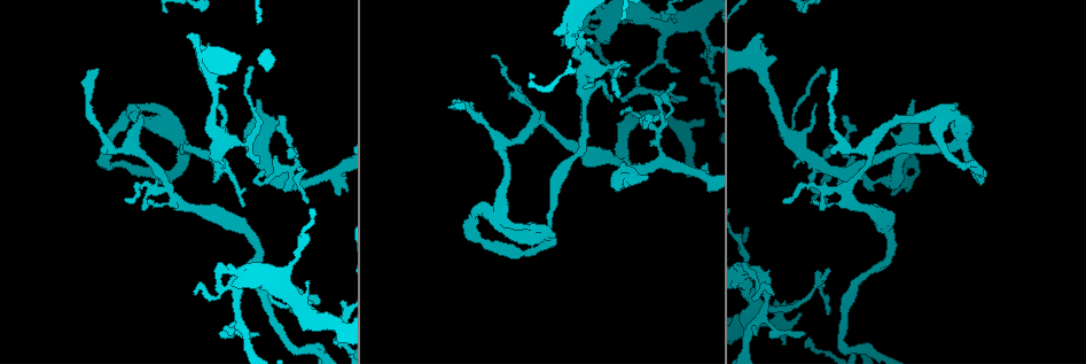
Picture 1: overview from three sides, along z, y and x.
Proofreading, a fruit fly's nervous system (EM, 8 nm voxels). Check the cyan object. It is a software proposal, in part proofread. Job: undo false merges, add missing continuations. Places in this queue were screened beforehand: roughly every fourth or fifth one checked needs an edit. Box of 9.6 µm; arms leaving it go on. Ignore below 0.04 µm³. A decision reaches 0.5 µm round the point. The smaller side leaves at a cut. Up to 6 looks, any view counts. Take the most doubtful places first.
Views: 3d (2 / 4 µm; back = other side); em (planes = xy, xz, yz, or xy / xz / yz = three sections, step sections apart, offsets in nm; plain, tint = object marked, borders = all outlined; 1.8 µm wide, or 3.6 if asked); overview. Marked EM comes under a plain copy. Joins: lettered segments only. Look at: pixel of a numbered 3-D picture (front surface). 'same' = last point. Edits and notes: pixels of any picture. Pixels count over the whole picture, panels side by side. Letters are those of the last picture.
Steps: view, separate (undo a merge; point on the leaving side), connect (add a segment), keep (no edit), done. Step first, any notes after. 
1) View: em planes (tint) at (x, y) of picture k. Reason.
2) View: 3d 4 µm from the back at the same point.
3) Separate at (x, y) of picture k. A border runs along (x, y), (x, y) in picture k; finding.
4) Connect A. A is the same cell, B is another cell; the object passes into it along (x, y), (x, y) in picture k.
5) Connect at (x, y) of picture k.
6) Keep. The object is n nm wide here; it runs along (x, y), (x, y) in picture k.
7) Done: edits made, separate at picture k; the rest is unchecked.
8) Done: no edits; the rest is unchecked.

View: 3d 4 µm at (568, 48) of picture 1.

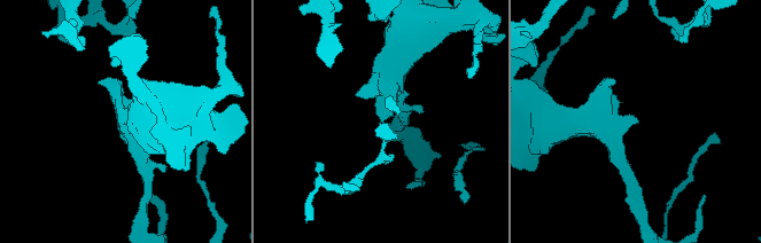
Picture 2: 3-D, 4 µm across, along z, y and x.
View: em xy step 4 (borders) at (382, 120) of picture 2.

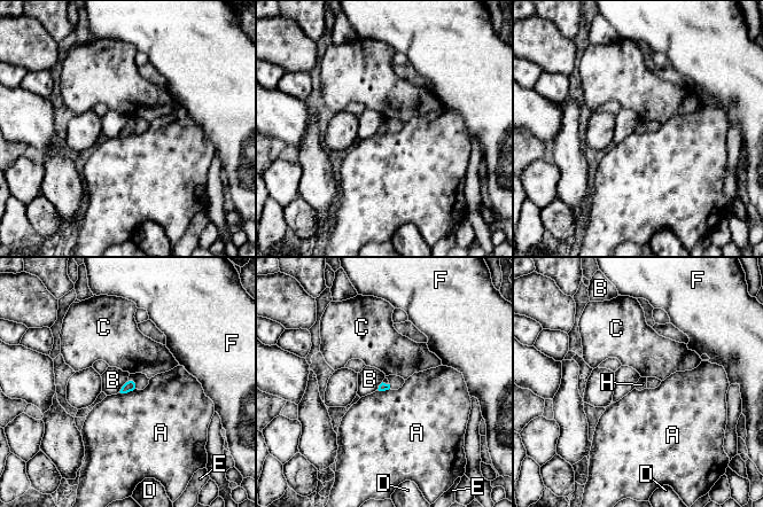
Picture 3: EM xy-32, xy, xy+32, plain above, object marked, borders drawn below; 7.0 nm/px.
View: em planes (borders) at the same point.

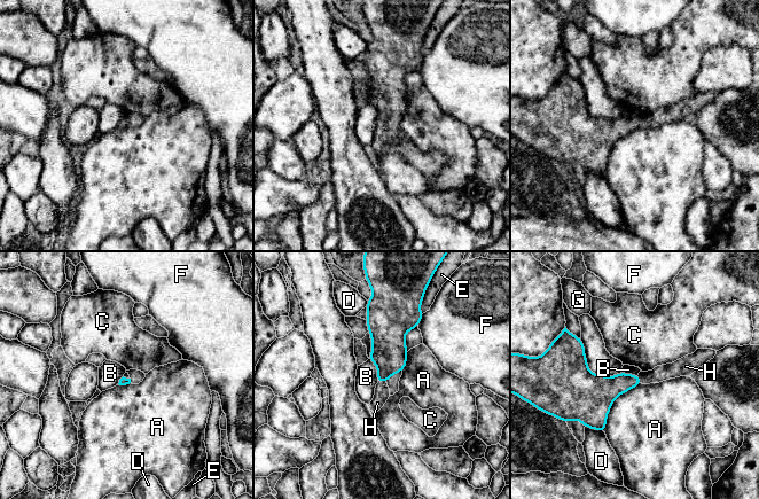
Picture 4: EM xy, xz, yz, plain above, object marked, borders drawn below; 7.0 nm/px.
Connect H. H is the same cell, A, B, C, D, E, F and G are other cells; the object passes into it along (605, 389), (639, 379), (662, 373) in picture 4; the cell continues.

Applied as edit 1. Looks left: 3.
View: overview. See it whole again.

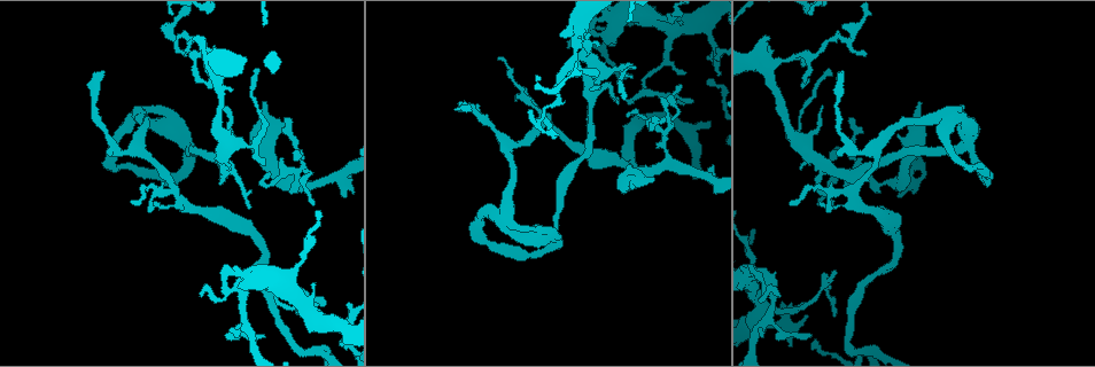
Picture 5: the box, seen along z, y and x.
View: em xz step 16 (borders) at (842, 73) of picture 5.

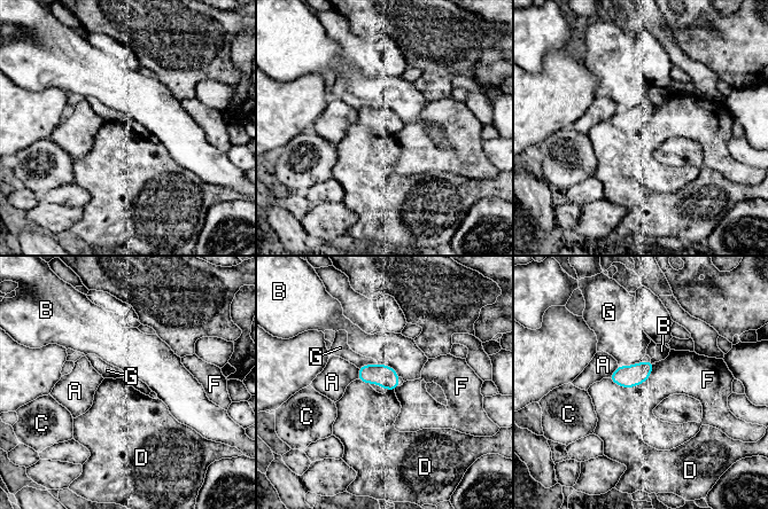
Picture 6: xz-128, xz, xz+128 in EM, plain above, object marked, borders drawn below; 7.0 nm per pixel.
Keep. A, B, C, D, F and G are other cells; none of them fits.

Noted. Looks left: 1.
Done: edits made, connect at picture 4; the rest is unchecked.

